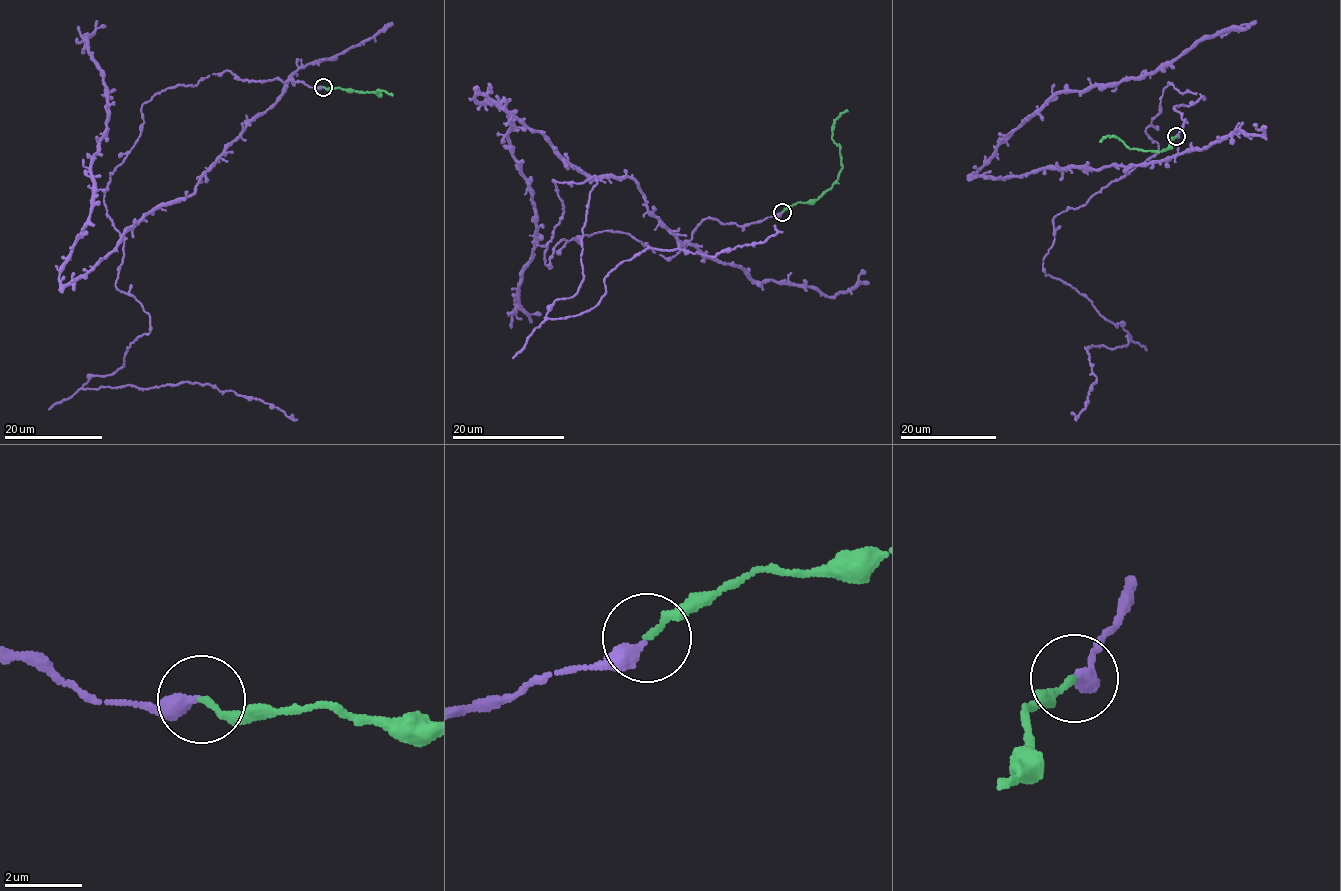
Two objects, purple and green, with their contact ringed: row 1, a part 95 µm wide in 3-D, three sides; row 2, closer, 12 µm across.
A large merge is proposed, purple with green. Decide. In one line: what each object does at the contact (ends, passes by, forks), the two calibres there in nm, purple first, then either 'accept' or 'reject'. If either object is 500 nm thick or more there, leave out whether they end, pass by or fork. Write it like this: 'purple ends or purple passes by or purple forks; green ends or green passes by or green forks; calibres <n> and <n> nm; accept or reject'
purple ends; green ends; calibres 400 and 170 nm; accept

